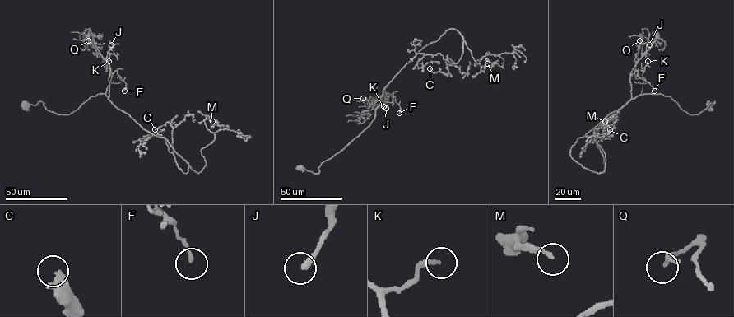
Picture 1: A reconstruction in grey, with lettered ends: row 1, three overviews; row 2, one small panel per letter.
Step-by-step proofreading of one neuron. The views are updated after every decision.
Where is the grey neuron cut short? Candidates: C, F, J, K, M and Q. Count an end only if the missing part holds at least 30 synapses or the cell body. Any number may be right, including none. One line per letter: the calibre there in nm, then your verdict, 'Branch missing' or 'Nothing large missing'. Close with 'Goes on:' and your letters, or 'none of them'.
C: Thickness 380 nm. Nothing large missing
F: Thickness 140 nm. Nothing large missing
J: Thickness 240 nm. Nothing large missing
K: Thickness 200 nm. Branch missing
M: Thickness 220 nm. Nothing large missing
Q: Thickness 190 nm. Nothing large missing
Goes on: K

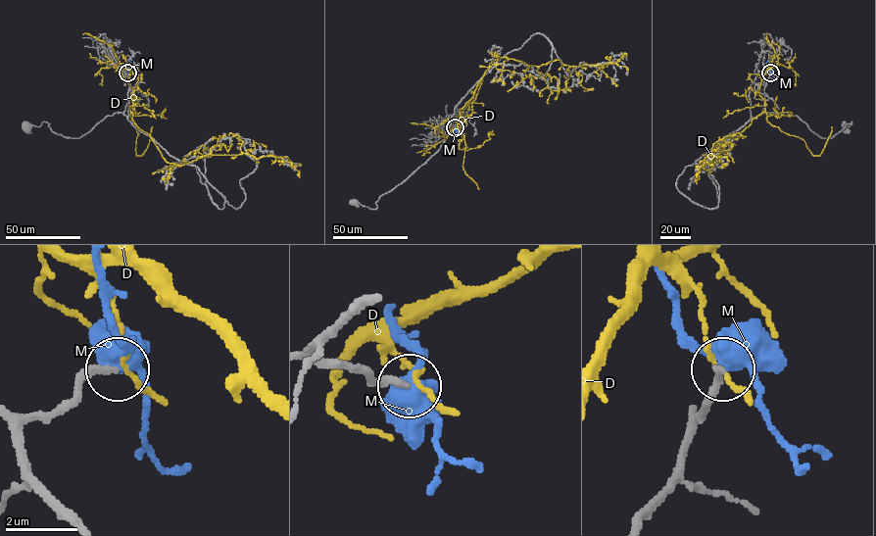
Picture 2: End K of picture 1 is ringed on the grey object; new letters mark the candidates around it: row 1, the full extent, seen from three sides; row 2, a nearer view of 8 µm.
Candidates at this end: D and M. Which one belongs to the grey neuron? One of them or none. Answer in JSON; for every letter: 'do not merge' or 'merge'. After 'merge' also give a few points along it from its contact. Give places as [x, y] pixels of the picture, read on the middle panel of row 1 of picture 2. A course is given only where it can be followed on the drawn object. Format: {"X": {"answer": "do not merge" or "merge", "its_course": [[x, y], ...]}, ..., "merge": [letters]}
{"D": {"answer": "do not merge"}, "M": {"answer": "do not merge"}, "merge": []}

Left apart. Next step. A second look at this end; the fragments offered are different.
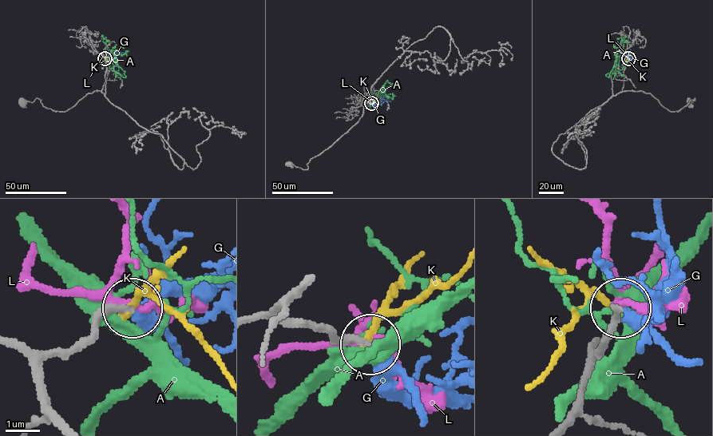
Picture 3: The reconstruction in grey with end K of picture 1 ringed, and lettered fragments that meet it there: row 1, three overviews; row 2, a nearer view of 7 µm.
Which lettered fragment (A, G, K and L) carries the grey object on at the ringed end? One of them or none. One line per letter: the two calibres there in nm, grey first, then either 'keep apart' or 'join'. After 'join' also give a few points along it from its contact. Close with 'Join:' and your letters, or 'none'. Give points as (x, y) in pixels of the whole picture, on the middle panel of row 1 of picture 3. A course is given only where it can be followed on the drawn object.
A: 280 nm thick on the grey side, 360 nm on the other; keep apart
G: 220 nm thick on the grey side, 300 nm on the other; join; it runs (371, 104), (378, 105), (386, 100), (390, 101)
K: 240 nm thick on the grey side, 240 nm on the other; keep apart
L: 260 nm thick on the grey side, 180 nm on the other; keep apart
Join: G

